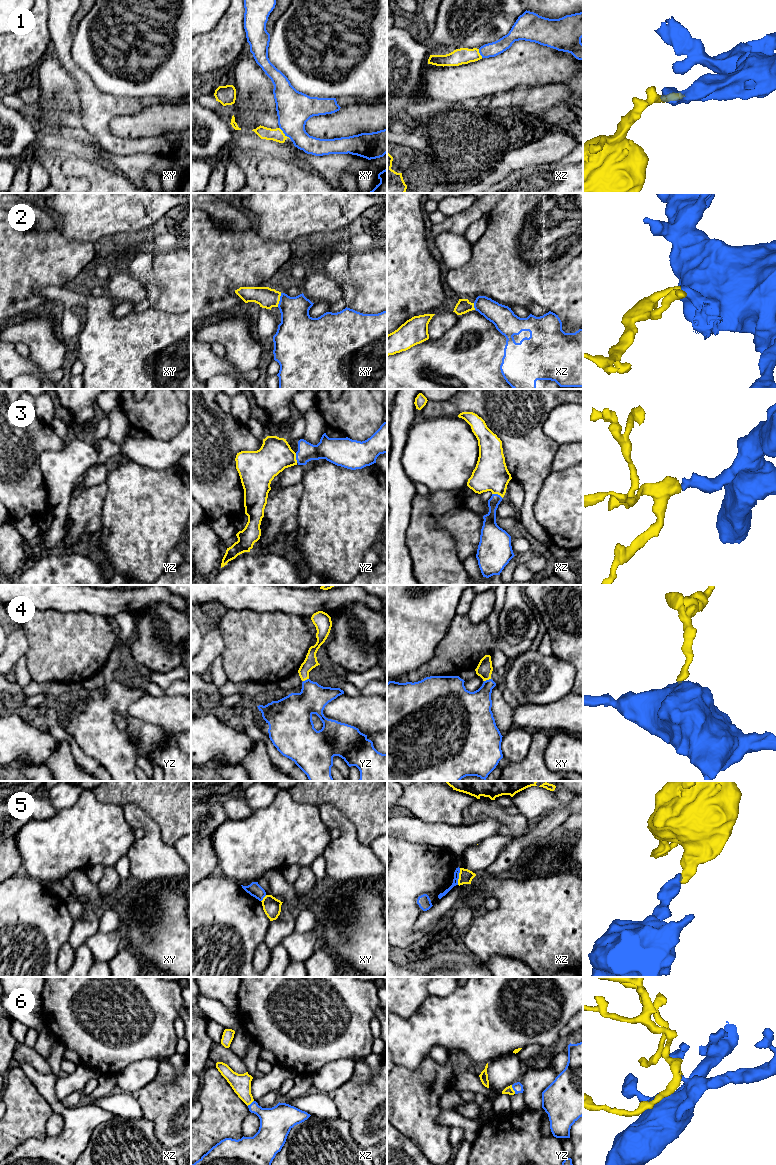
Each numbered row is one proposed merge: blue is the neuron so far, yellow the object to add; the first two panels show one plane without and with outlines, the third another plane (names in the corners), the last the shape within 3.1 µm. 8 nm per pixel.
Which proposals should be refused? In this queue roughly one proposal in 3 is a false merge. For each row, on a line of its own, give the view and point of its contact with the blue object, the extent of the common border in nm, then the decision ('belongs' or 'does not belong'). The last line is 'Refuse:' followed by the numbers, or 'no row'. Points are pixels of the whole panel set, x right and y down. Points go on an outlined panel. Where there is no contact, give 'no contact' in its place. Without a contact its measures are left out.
1: xy (284, 133) | 130 nm | does not belong
2: xy (280, 300) | 120 nm | belongs
3: xz (497, 494) | 100 nm | belongs
4: xy (487, 680) | 60 nm | belongs
5: xz (458, 876) | 140 nm | does not belong
6: yz (513, 1089) | 80 nm | belongs
Refuse: 1, 5

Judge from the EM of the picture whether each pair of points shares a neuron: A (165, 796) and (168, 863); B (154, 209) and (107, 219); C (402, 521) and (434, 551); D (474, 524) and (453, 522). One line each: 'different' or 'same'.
A: different
B: same
C: different
D: same

